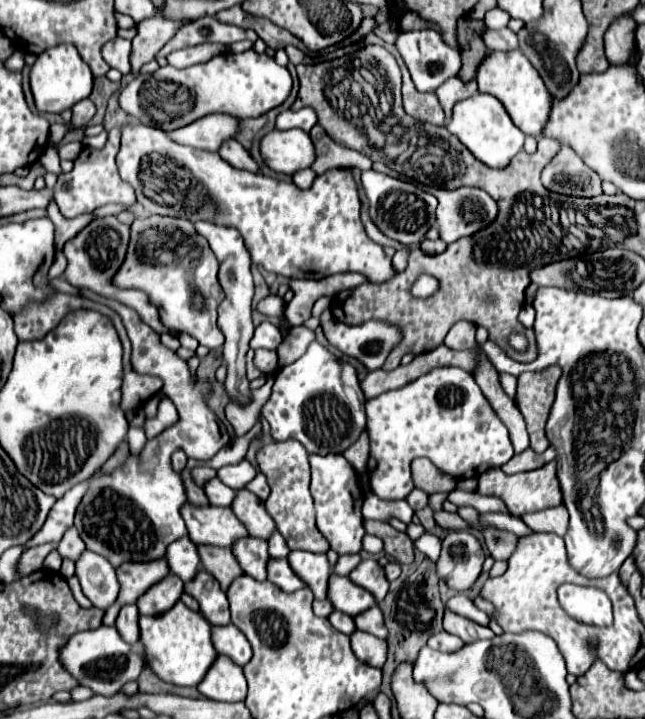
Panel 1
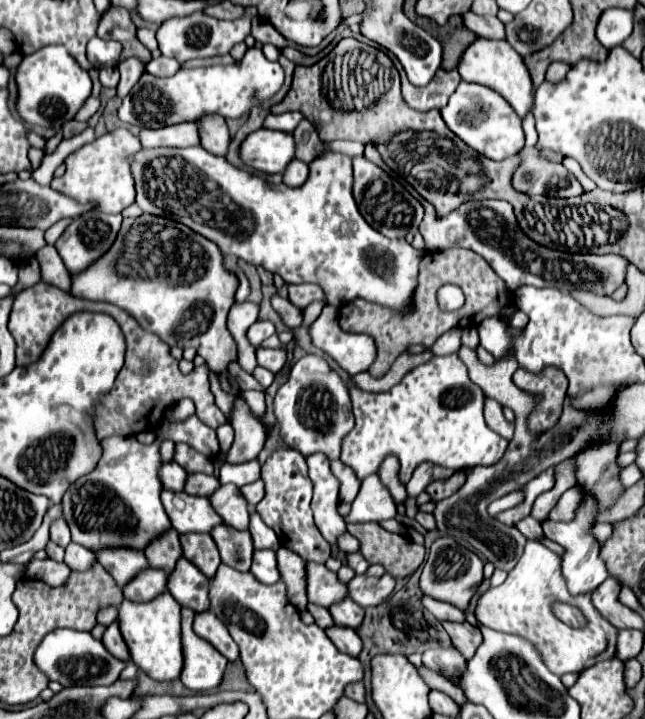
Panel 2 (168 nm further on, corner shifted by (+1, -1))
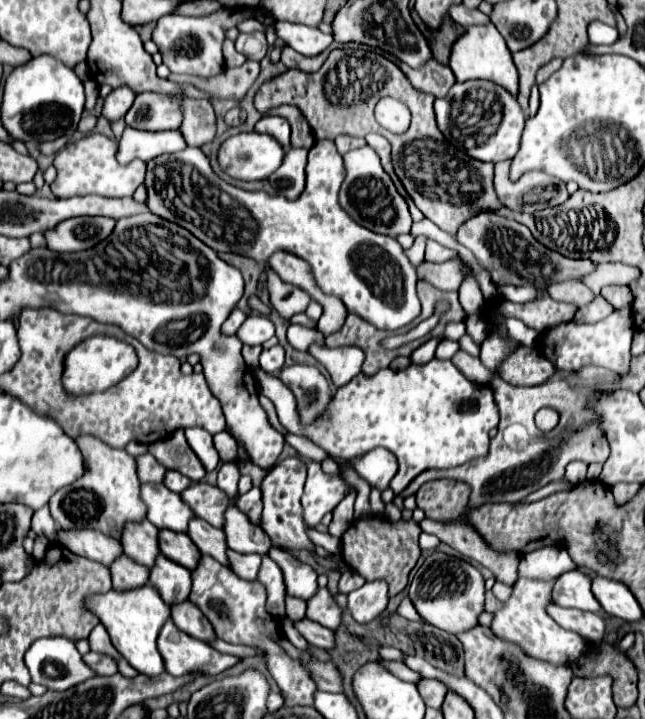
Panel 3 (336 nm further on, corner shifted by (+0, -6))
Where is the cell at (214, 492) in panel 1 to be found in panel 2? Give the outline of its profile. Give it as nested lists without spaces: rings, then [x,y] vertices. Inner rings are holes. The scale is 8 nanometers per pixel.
[[[188,473],[186,483],[184,483],[184,491],[188,495],[202,495],[208,497],[212,495],[212,491],[218,487],[218,479],[212,475],[204,475],[204,473]]]

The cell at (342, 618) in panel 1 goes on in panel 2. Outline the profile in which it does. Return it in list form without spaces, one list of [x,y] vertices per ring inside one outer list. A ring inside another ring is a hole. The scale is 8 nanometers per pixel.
[[[308,603],[306,609],[310,611],[310,615],[314,617],[314,623],[316,623],[318,627],[326,629],[326,627],[332,627],[332,625],[334,625],[332,619],[330,619],[330,615],[328,615],[328,609],[324,609],[324,607],[320,607],[320,605],[314,605],[314,603]]]

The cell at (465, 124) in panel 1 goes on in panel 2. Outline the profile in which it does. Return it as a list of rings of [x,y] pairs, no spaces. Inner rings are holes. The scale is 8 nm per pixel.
[[[462,81],[458,89],[450,95],[448,105],[440,109],[440,113],[452,133],[456,133],[468,147],[488,159],[502,161],[510,155],[516,155],[524,147],[524,131],[520,125],[520,117],[510,107],[510,103],[490,87]]]

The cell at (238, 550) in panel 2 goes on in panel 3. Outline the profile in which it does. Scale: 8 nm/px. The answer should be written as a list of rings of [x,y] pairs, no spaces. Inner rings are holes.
[[[195,518],[189,522],[187,534],[203,554],[215,558],[223,566],[229,566],[229,560],[227,560],[229,546],[225,544],[225,532],[223,530],[213,528],[211,524],[205,524],[205,520],[201,520],[201,518]]]

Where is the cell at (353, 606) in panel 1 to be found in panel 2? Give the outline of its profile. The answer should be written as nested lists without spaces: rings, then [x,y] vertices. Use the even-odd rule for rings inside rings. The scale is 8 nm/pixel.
[[[306,561],[306,595],[310,603],[330,607],[336,599],[342,599],[346,591],[346,585],[342,585],[326,565]]]

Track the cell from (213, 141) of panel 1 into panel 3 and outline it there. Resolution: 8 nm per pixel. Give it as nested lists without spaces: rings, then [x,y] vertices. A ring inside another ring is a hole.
[[[127,126],[119,140],[117,160],[121,164],[127,164],[133,158],[141,158],[143,162],[149,162],[161,154],[173,154],[173,152],[179,152],[185,148],[187,148],[187,144],[179,130],[143,132],[143,130],[135,130],[135,128]]]

